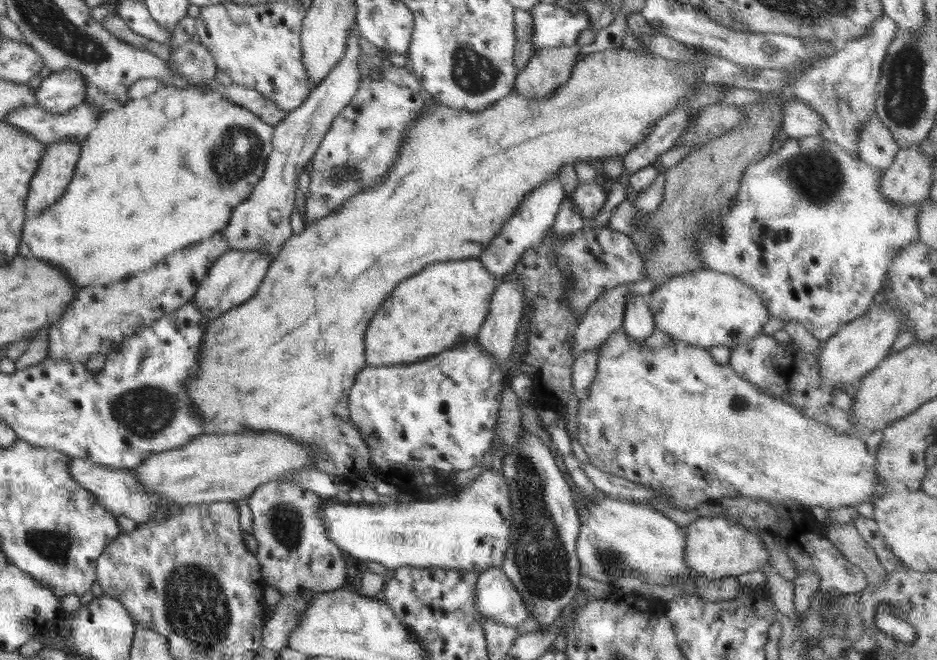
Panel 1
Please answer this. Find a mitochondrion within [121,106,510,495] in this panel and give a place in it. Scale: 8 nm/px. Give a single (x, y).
(235, 154)

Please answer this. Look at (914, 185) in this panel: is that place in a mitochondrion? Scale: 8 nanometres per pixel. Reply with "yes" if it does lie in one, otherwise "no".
no

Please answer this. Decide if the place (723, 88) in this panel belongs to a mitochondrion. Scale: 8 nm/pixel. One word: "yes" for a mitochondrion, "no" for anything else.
no

